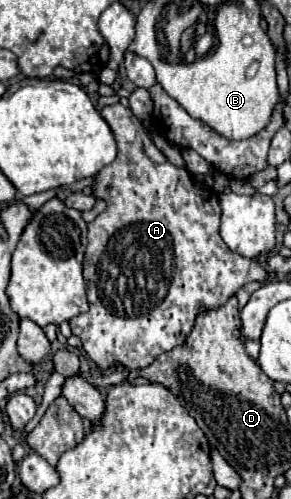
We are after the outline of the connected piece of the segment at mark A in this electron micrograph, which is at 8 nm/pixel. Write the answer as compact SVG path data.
M116 103L116 105L104 107L100 113L102 113L102 117L106 119L106 123L110 125L110 129L112 129L112 133L116 137L118 157L96 175L98 179L96 179L96 183L92 187L94 195L102 197L108 203L108 207L92 223L88 223L88 247L86 247L86 259L84 259L84 279L86 279L86 295L88 295L90 309L86 313L80 313L74 319L70 319L70 327L72 327L72 333L82 339L82 345L84 345L88 357L98 367L108 369L108 367L114 367L114 365L124 365L126 369L142 369L142 367L148 367L158 355L162 355L162 353L174 349L176 345L184 343L186 335L194 327L194 319L200 313L200 307L208 307L208 309L220 307L222 303L226 303L228 297L236 295L242 285L246 285L250 281L264 281L268 277L268 271L262 265L258 265L256 261L246 259L246 257L230 251L226 247L226 243L222 243L222 237L218 233L218 227L220 227L220 203L218 203L218 195L212 189L208 189L206 185L198 183L186 169L174 167L162 155L162 151L154 145L154 141L150 139L150 135L146 133L146 129L140 125L142 121L130 111L130 107L124 107L122 103Z

